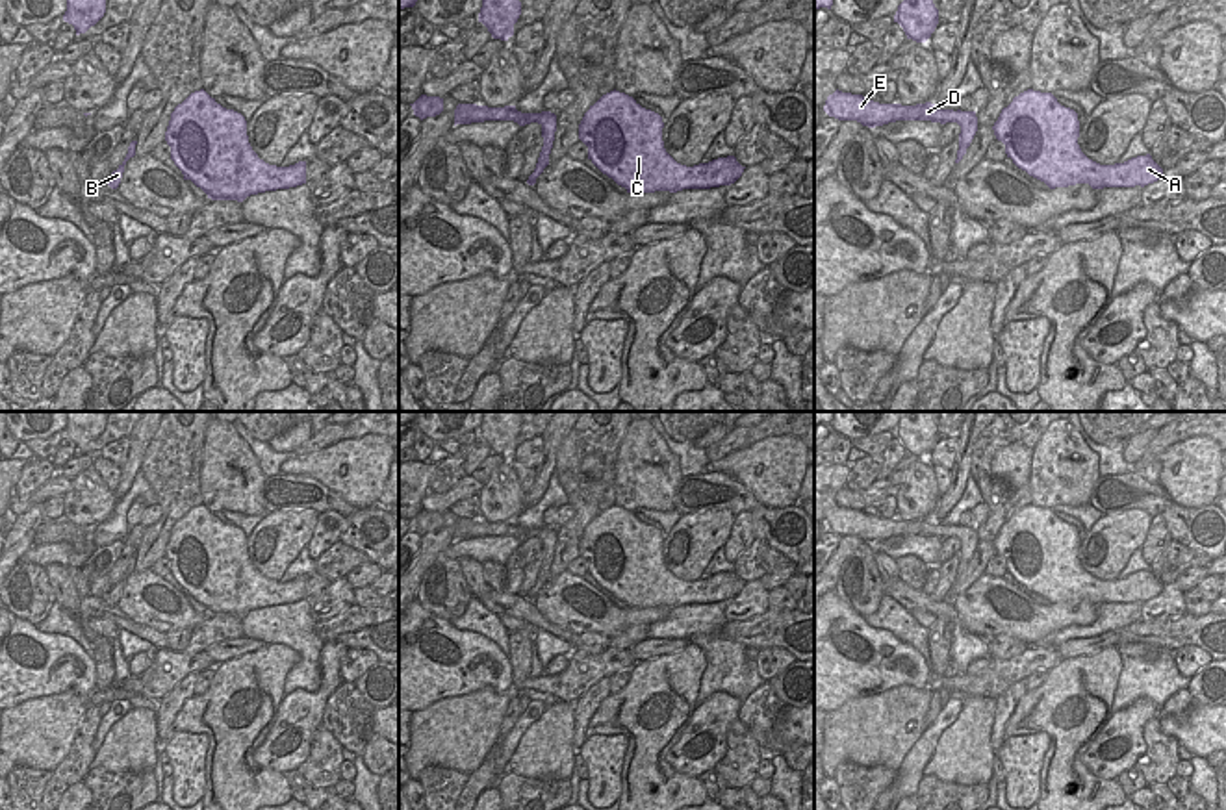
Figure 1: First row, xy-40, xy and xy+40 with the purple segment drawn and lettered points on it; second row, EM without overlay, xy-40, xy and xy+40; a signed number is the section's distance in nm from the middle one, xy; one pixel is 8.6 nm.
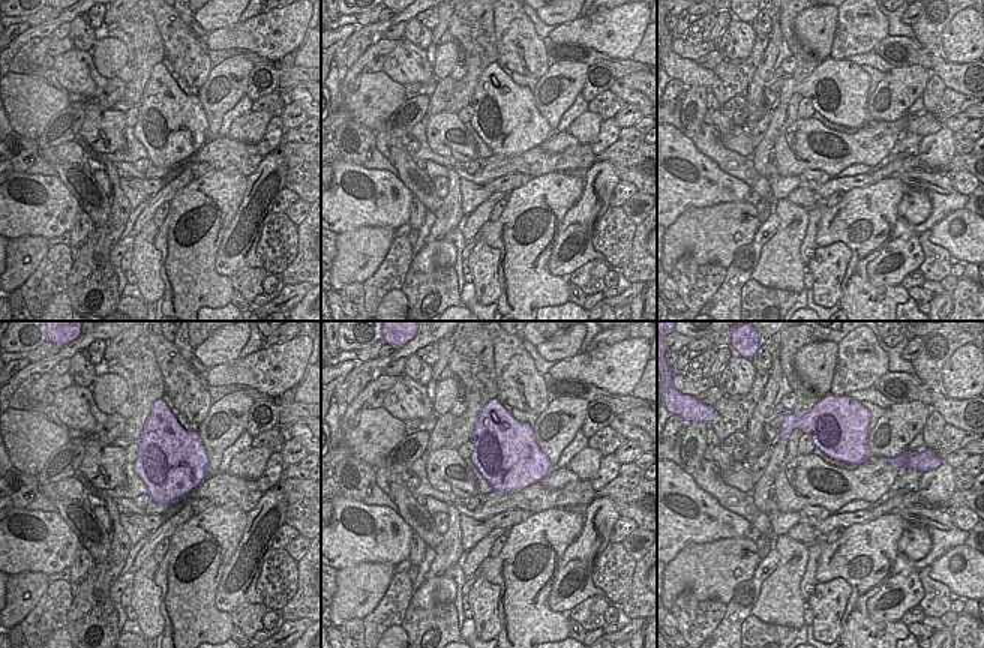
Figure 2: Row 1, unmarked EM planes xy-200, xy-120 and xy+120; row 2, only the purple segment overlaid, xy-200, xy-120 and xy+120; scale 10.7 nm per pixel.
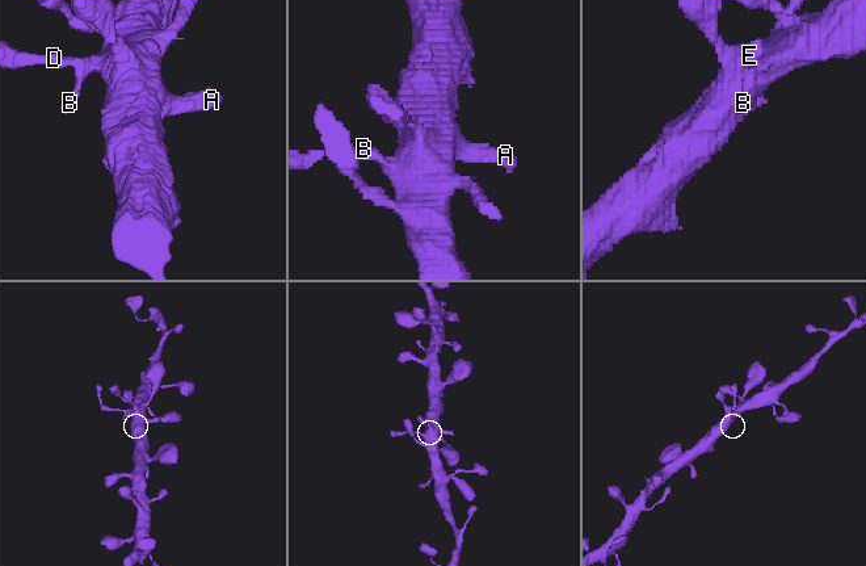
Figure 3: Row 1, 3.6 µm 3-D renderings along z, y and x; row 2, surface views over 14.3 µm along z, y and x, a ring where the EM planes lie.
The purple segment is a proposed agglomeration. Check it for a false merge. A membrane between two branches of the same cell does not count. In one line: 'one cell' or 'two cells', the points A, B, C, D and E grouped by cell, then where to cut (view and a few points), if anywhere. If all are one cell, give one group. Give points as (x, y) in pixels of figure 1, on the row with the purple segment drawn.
two cells; A B C / D E; cut in xy+40 along (939, 106), (932, 121)

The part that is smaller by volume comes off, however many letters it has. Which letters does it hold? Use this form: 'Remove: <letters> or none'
Remove: D, E

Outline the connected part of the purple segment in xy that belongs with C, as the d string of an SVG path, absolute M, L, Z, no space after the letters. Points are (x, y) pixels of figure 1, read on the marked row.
M610 91L584 113L579 124L579 139L588 146L588 159L627 193L655 193L683 189L710 189L734 184L746 167L734 156L686 167L677 163L664 148L662 117L642 108L632 96Z

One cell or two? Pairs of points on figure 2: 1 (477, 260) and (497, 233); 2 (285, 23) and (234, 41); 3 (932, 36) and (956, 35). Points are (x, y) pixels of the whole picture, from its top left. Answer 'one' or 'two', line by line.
1: two
2: one
3: two

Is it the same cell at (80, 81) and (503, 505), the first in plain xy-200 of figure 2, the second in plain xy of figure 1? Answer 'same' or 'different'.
same

